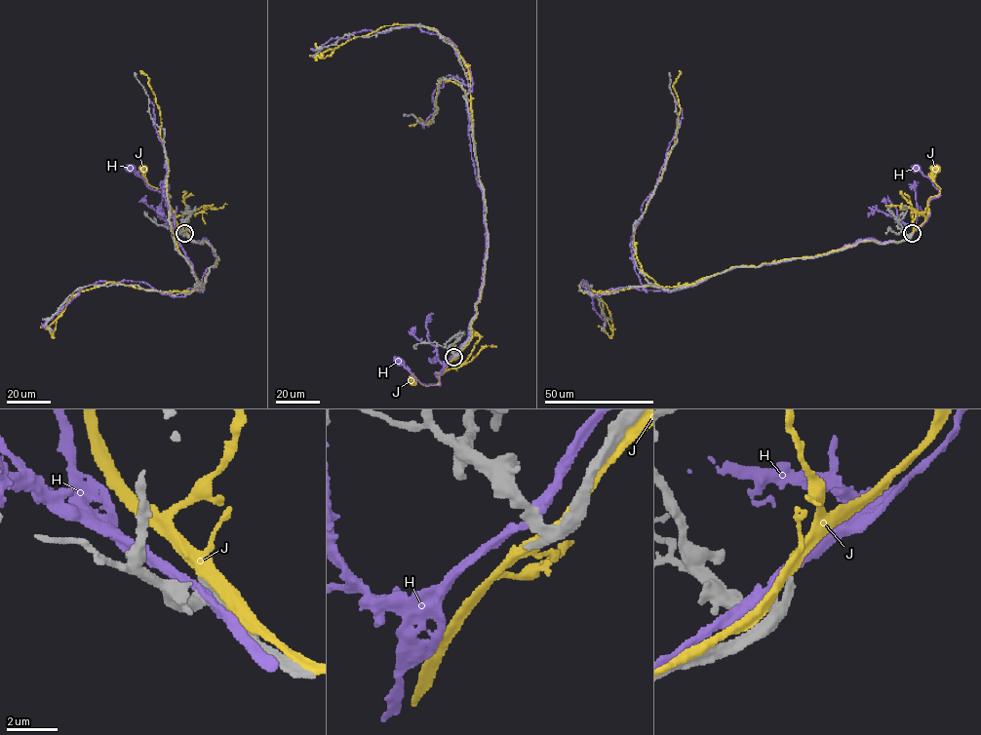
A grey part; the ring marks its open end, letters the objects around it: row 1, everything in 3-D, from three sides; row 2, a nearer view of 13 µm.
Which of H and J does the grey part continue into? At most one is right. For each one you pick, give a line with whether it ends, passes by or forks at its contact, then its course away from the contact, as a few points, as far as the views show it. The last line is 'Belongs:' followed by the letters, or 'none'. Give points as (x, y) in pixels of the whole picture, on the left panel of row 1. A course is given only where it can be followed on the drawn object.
Belongs: none

